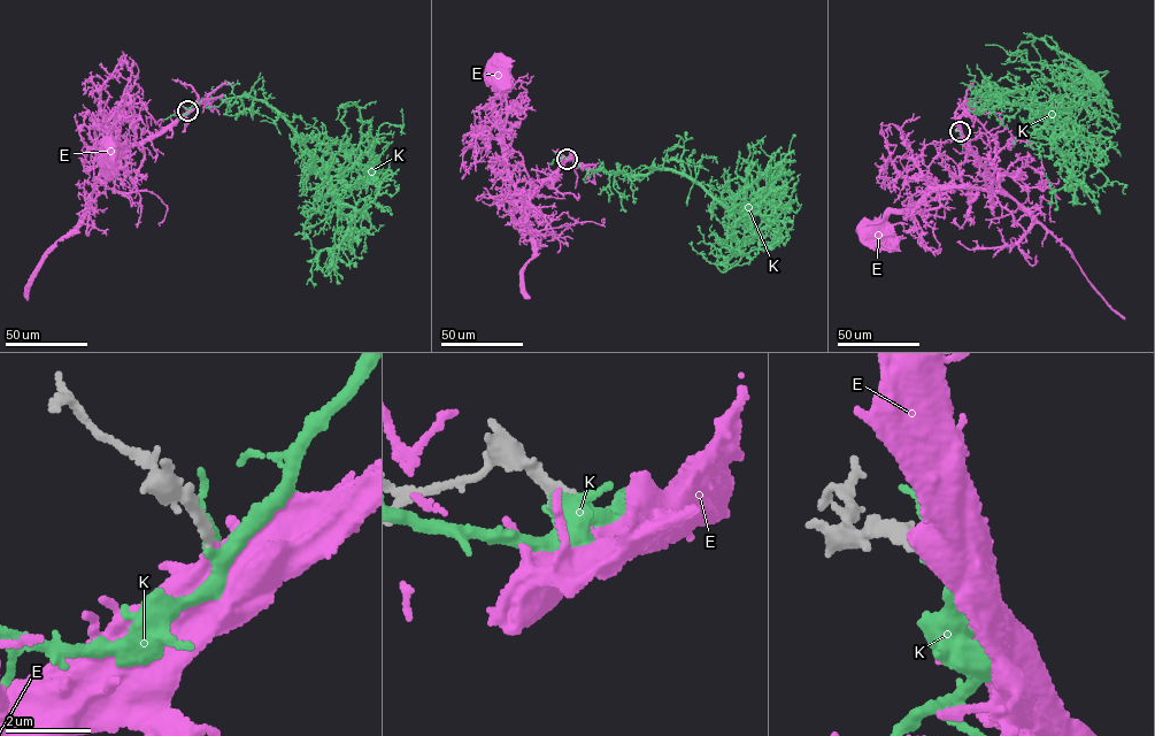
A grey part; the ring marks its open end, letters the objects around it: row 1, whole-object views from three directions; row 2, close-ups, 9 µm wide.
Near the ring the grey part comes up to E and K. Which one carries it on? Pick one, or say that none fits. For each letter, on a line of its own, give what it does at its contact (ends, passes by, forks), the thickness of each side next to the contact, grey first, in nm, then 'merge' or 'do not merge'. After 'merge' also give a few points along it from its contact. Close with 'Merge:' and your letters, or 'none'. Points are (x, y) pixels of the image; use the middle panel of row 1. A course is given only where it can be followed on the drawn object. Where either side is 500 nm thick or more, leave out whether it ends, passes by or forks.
E: it ends there; 260 nm thick on the grey side, 340 nm on the other; merge; it runs (567, 158), (556, 173), (522, 199), (509, 174), (501, 142), (507, 116), (498, 63)
K: it forks there; 240 nm thick on the grey side, 240 nm on the other; do not merge
Merge: E

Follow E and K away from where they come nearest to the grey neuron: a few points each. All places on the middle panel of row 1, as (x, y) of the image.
E: (567, 158), (556, 173), (522, 199), (509, 174), (501, 142), (507, 116), (498, 63)
K: (567, 158), (595, 171), (688, 177), (734, 221), (722, 271), (776, 239)

